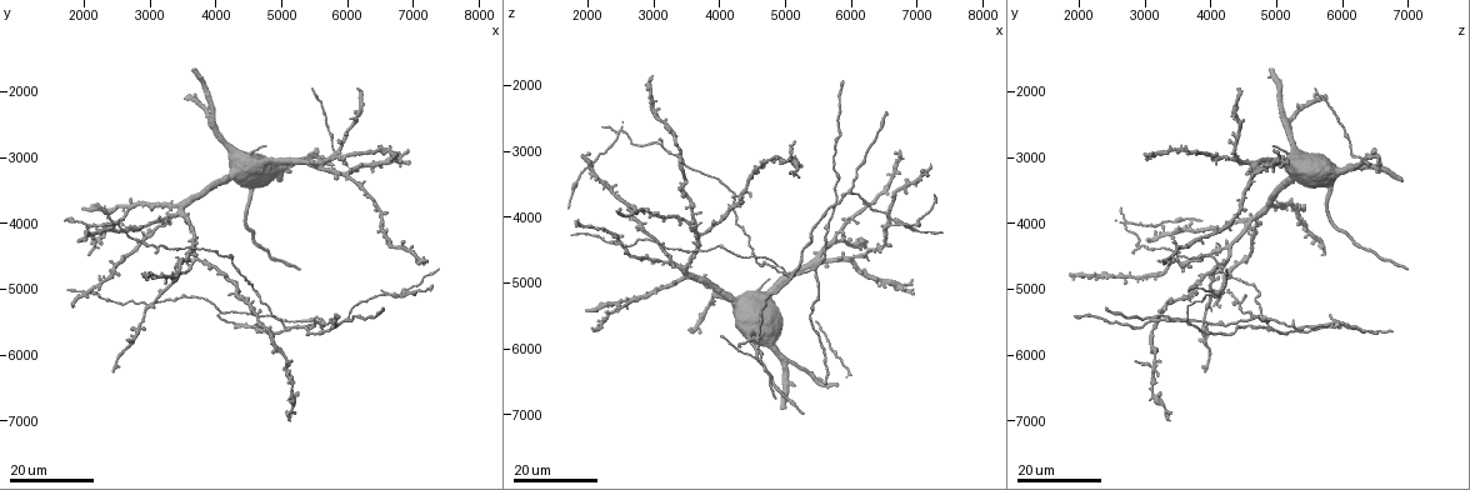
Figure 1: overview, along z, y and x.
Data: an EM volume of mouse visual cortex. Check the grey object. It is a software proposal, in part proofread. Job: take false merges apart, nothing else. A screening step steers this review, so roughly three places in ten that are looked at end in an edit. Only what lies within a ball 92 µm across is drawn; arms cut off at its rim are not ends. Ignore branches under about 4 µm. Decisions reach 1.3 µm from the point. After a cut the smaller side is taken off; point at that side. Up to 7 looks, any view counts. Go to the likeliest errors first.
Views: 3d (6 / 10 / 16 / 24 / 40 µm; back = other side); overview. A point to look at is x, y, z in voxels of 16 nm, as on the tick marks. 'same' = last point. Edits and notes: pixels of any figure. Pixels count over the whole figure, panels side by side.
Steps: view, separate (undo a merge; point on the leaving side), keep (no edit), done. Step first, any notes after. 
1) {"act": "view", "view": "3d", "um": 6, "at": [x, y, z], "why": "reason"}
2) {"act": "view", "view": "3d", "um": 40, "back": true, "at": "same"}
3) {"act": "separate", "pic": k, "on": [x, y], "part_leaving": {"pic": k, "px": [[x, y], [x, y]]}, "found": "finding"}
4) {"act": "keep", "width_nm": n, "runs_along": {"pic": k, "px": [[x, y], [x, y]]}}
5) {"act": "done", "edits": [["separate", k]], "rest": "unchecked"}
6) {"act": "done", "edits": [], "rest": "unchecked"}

{"act": "view", "view": "3d", "um": 24, "at": [5000, 5500, 4800], "why": "looks like a crossing"}

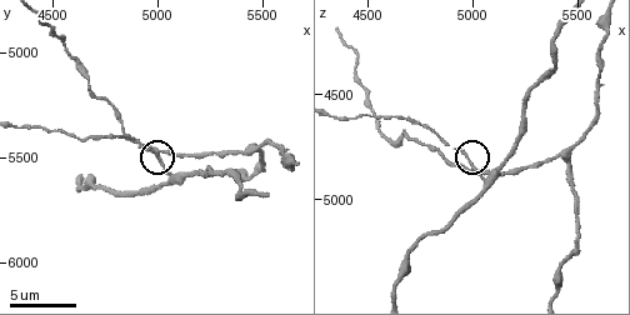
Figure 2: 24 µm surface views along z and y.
{"act": "view", "view": "3d", "um": 10, "at": [5010, 5500, 4850]}

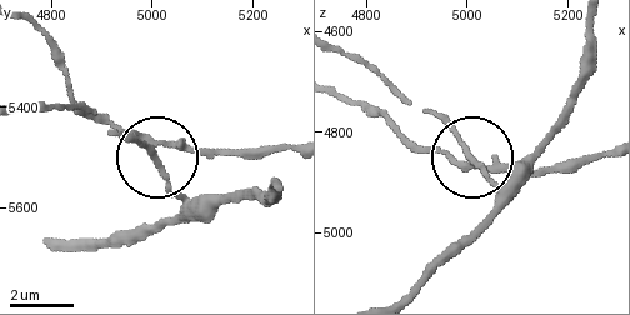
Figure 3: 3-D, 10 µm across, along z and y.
{"act": "view", "view": "3d", "um": 6, "at": [5000, 5485, 4850], "why": "closer look"}

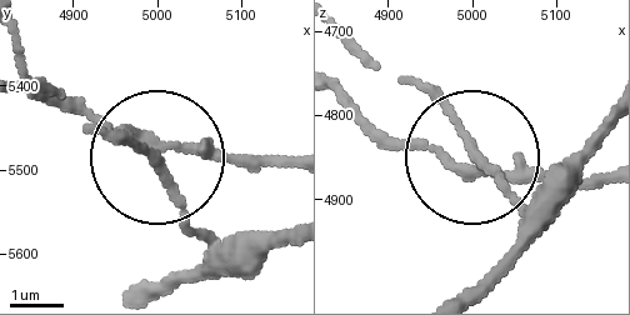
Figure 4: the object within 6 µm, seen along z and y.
{"act": "keep", "arms": 4, "found": "all the same neuron"}

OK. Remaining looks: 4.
{"act": "view", "view": "3d", "um": 24, "at": [5050, 6150, 3150], "why": "four-way junction"}

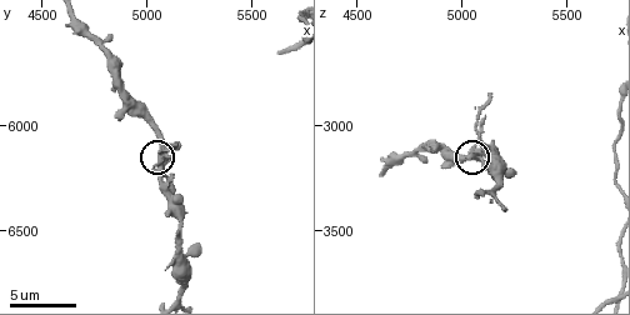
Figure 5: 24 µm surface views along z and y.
{"act": "view", "view": "3d", "um": 10, "at": [5050, 6180, 3090], "why": "zoom in"}

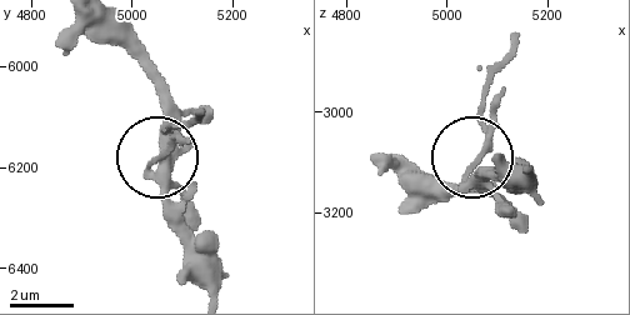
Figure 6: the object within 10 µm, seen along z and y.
{"act": "separate", "pic": 6, "on": [483, 151], "arms": 4, "part_leaving": {"pic": 6, "px": [[465, 183], [489, 129], [491, 73], [519, 35]]}, "found": "a second neuron is stuck on"}

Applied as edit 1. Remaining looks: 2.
{"act": "done", "edits": [["separate", 6]], "rest": "unchecked"}

